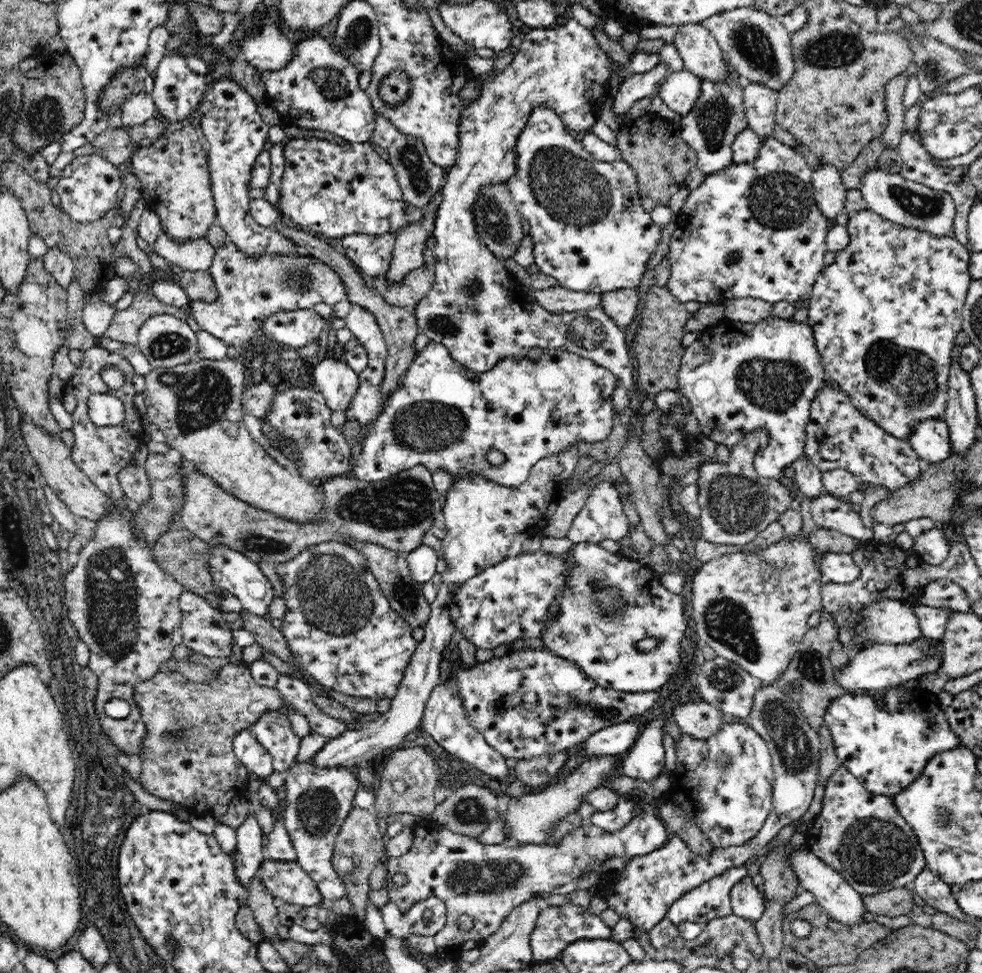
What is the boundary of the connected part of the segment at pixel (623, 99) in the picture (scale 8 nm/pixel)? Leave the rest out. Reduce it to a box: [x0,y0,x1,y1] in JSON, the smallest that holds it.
[613,61,669,116]

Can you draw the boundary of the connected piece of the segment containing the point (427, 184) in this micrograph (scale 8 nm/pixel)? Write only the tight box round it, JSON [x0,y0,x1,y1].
[371,115,447,208]

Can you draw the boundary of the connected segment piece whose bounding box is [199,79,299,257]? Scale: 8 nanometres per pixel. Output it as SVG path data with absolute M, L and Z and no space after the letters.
M222 79L212 84L212 90L206 92L204 100L200 103L199 111L202 112L200 118L201 132L203 134L203 143L207 153L207 162L209 163L211 189L215 200L215 209L217 210L216 221L225 230L228 240L246 255L257 257L264 253L270 255L299 255L296 251L296 242L290 241L284 237L282 232L275 232L274 229L264 227L258 224L251 215L249 207L250 196L248 191L248 182L250 182L250 172L256 164L258 155L264 150L264 143L268 138L270 125L263 120L257 110L255 99L248 94L243 87L236 85L230 79Z

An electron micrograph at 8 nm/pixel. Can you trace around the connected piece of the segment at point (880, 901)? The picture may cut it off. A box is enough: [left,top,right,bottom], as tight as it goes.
[862,887,916,918]

